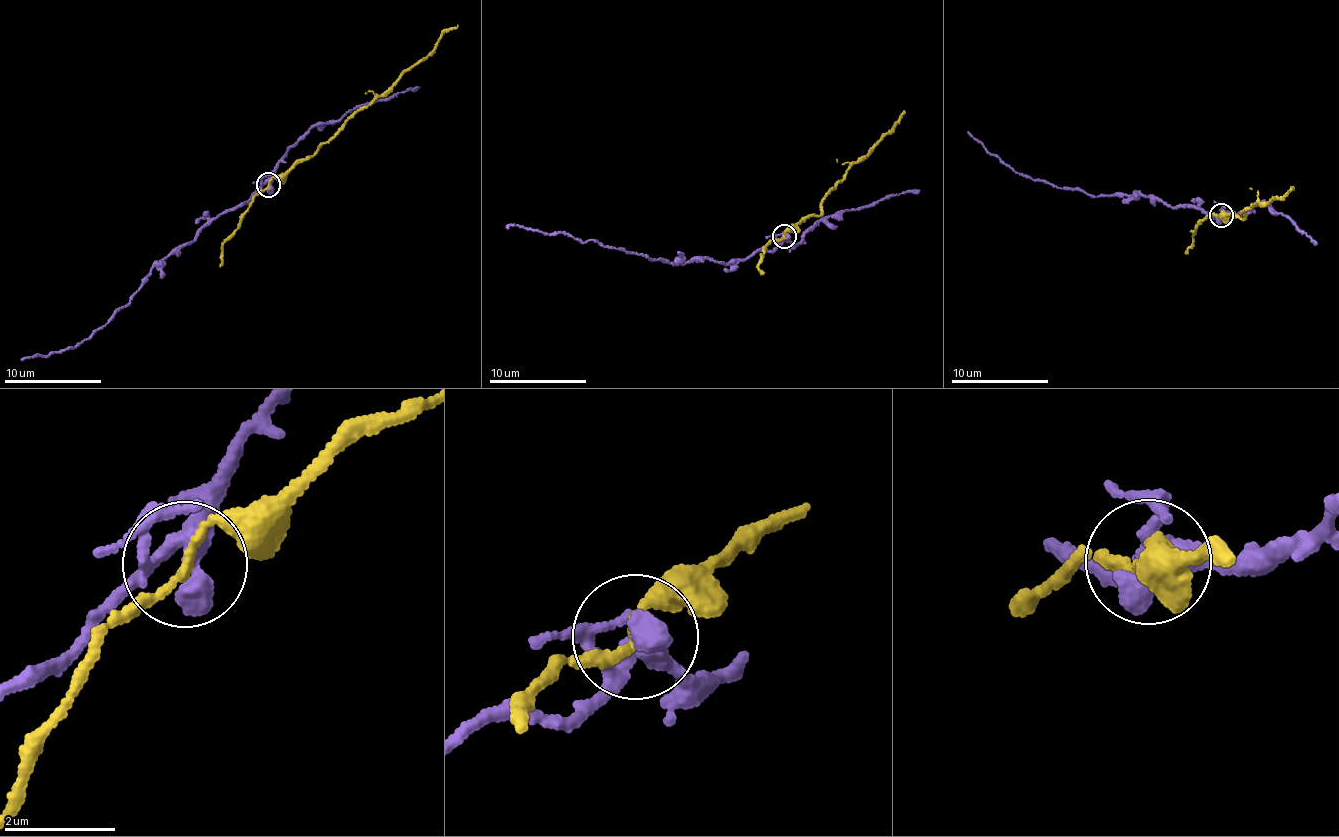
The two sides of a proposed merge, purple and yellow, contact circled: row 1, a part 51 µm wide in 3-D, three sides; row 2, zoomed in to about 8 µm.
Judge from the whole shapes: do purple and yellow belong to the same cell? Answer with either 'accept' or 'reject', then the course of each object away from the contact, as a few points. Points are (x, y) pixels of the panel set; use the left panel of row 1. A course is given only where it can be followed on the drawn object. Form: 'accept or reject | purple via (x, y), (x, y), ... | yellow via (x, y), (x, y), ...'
reject | purple via (269, 184), (198, 228), (193, 241), (152, 262), (130, 302), (114, 309), (88, 340), (20, 359) | yellow via (269, 184), (273, 177), (313, 155), (350, 115), (390, 91), (405, 72), (426, 59), (446, 30), (458, 25)

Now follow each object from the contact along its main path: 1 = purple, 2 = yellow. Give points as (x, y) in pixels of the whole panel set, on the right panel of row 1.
1: (1221, 215), (1185, 203), (1172, 207), (1139, 190), (1096, 197), (1078, 187), (1031, 180), (970, 133)
2: (1221, 215), (1223, 211), (1241, 218), (1244, 214), (1241, 212), (1254, 204), (1258, 202), (1264, 206), (1291, 189)

